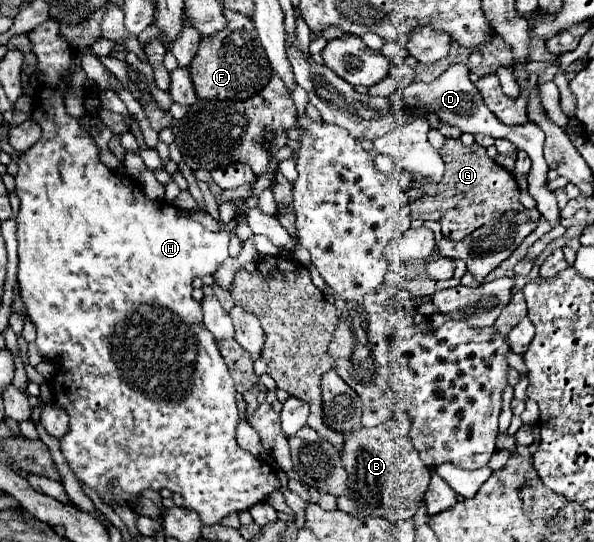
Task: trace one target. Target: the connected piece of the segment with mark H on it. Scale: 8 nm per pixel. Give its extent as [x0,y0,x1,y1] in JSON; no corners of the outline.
[16,20,280,526]

